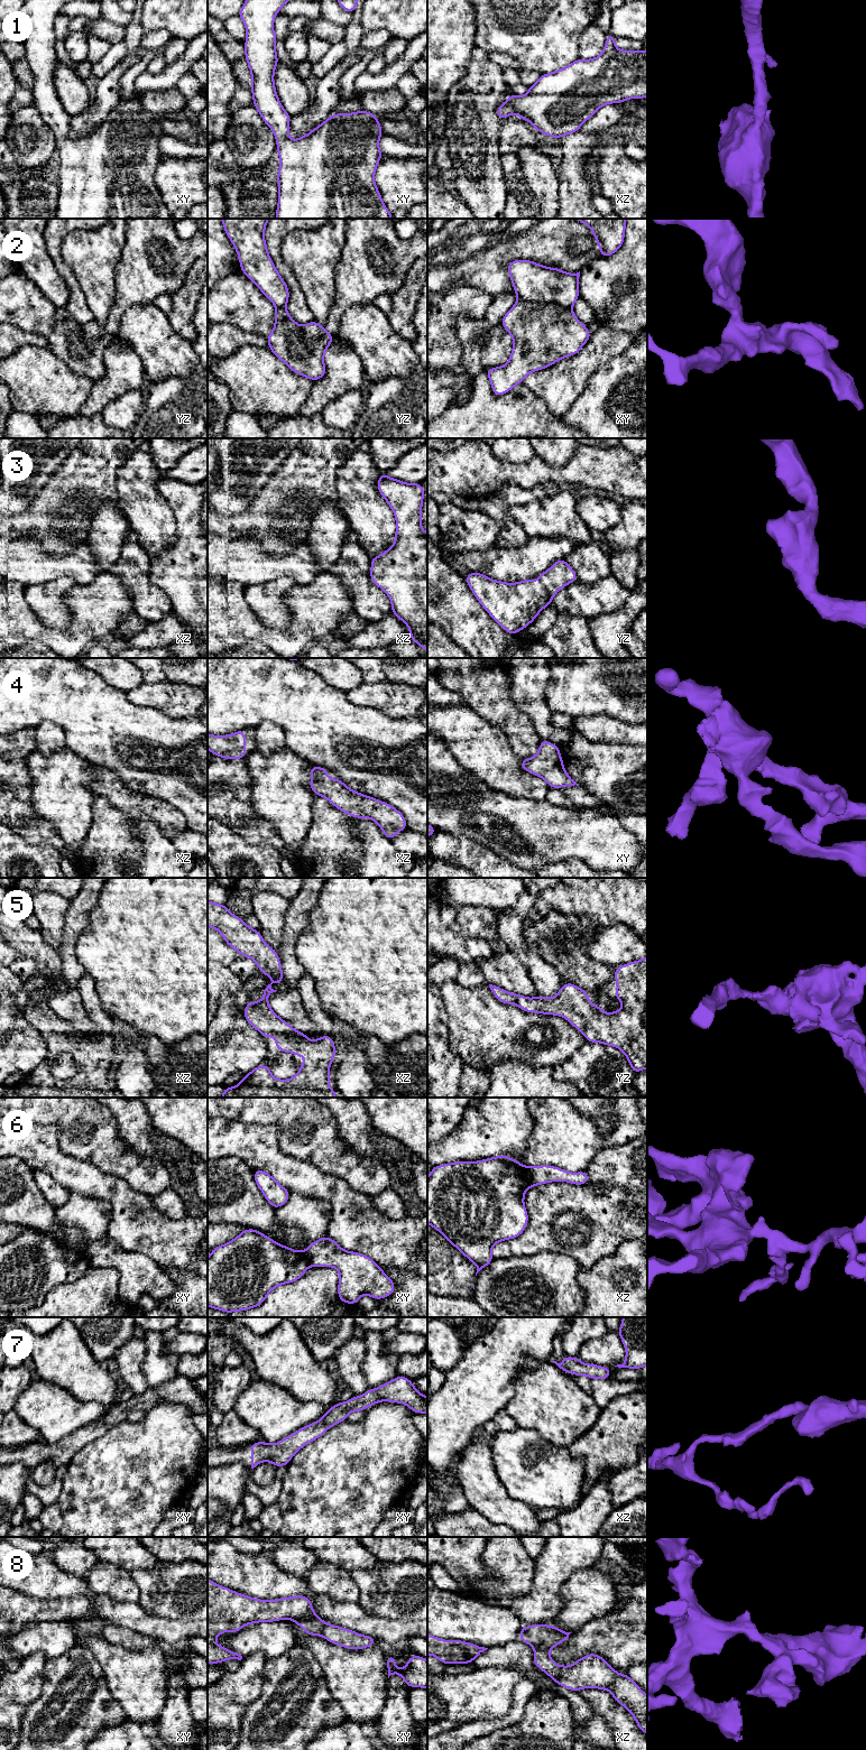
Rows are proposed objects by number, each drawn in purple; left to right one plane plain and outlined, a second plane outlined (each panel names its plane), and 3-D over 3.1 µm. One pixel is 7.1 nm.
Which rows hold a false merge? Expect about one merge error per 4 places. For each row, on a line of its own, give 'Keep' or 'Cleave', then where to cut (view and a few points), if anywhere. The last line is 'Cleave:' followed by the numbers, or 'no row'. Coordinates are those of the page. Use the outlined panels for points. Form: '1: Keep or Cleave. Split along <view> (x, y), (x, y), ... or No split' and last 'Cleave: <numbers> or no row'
1: Keep. No split
2: Cleave. Split along xy (518, 298), (552, 302), (559, 306), (570, 308)
3: Keep. No split
4: Keep. No split
5: Keep. No split
6: Cleave. Split along xz (526, 1167), (531, 1186)
7: Keep. No split
8: Keep. No split
Cleave: 2, 6

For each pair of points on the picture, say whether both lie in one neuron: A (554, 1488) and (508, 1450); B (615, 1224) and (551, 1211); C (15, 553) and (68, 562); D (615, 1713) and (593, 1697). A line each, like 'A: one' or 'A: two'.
A: one
B: one
C: one
D: one

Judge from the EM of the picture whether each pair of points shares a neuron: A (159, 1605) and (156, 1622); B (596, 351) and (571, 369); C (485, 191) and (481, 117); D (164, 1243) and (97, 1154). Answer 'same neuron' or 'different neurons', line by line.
A: different neurons
B: same neuron
C: same neuron
D: different neurons

